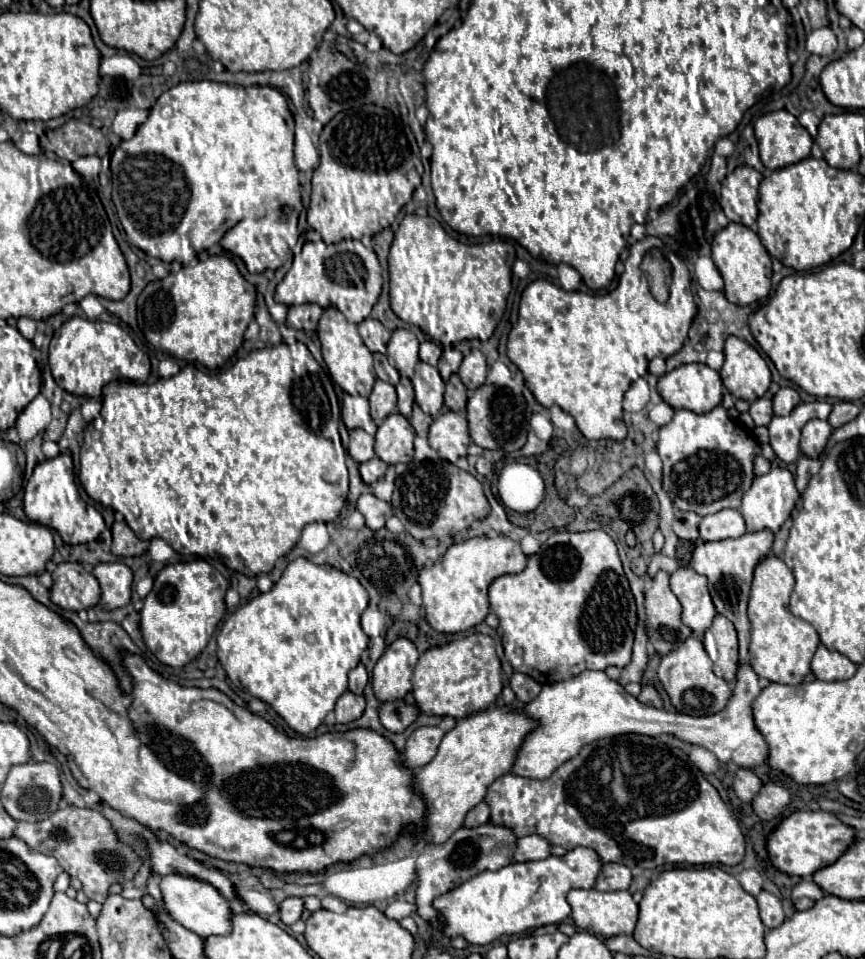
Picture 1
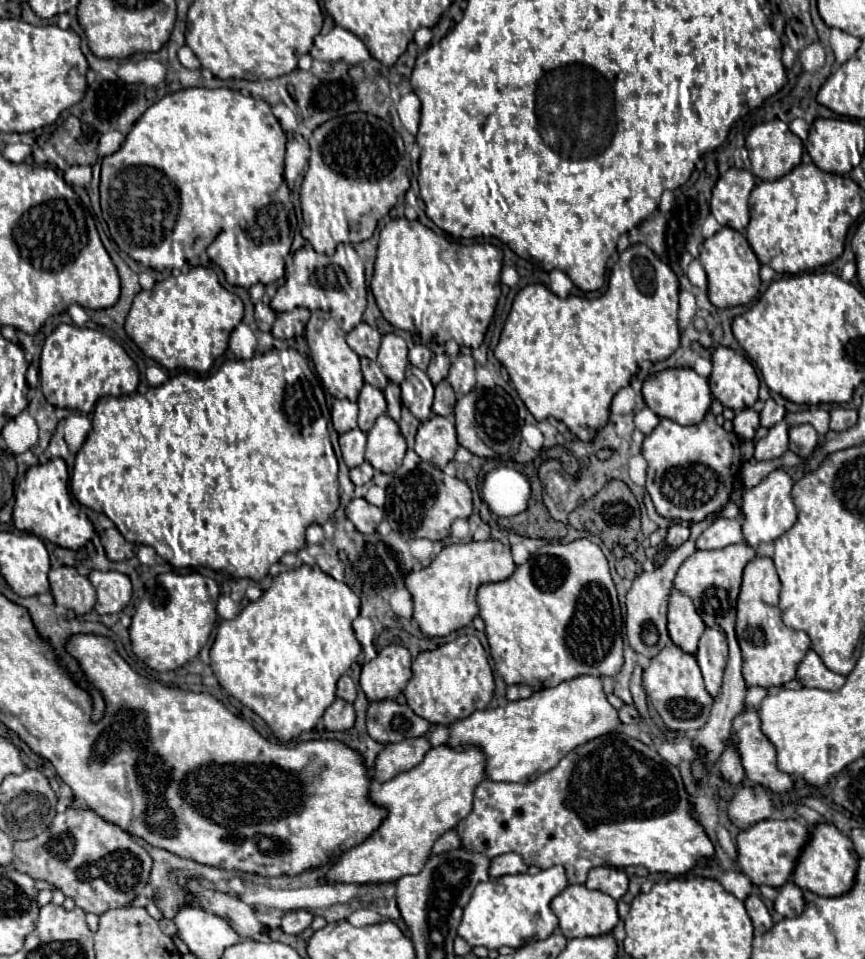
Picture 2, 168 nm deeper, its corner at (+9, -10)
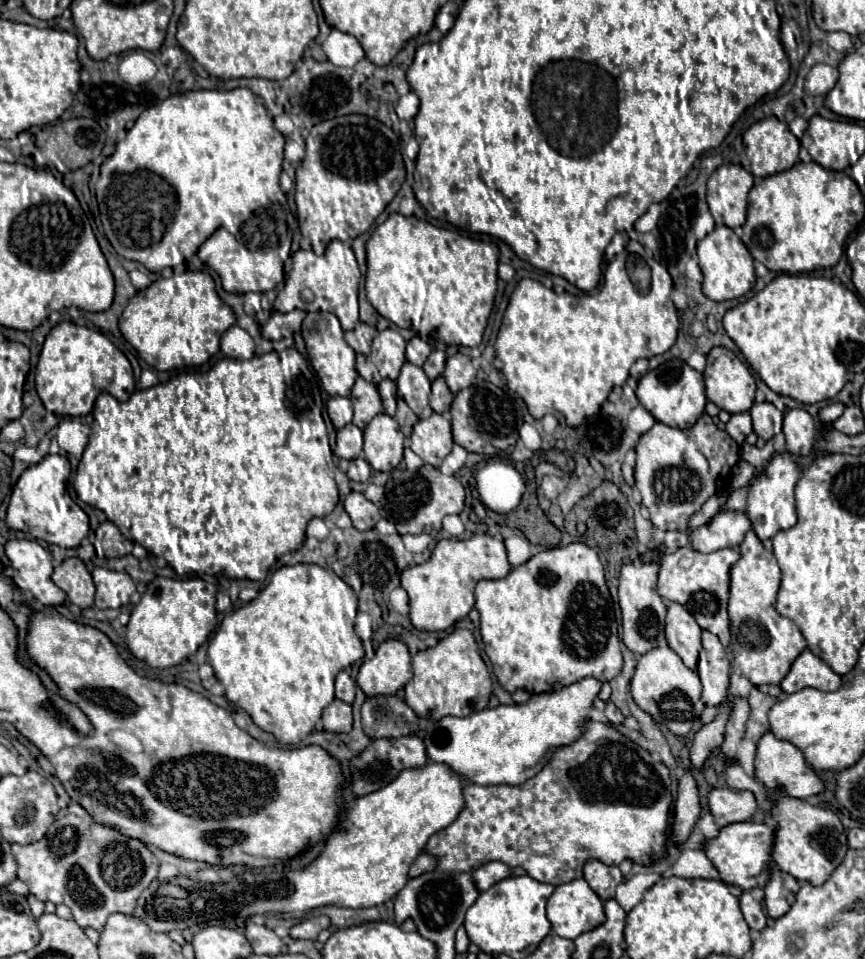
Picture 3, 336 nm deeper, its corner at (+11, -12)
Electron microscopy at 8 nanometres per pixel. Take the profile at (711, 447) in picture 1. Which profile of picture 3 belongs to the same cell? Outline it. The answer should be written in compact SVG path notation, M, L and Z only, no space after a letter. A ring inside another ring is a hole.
M706 413L688 429L654 423L654 427L646 431L636 445L634 467L636 489L642 495L642 505L650 513L650 521L664 531L686 531L688 519L708 501L708 497L718 493L718 485L724 485L730 475L730 467L740 459L738 453L740 447L734 439L726 431L720 431Z

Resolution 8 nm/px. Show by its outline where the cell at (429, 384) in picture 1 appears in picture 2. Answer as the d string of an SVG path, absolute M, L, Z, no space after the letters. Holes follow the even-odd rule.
M410 365L406 369L406 377L400 387L402 387L402 403L412 411L412 415L418 417L420 421L430 419L434 387L428 375L422 369Z

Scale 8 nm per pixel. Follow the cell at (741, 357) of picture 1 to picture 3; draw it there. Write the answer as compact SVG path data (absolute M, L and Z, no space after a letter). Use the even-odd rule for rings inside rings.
M714 347L708 353L708 365L704 369L704 385L706 385L706 397L716 403L720 409L728 413L742 413L748 411L754 403L754 393L756 393L756 383L754 377L748 369L746 363L742 363L730 349L726 347Z

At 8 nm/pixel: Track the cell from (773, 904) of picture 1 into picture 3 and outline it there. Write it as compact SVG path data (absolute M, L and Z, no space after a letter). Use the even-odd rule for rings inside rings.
M744 891L740 897L740 911L750 929L762 931L766 927L766 915L762 911L762 905L756 899L752 899L752 895L748 891Z

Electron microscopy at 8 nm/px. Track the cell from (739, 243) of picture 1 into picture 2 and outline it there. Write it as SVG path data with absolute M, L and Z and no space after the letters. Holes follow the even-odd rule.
M722 227L716 235L706 239L702 245L700 263L708 275L708 297L714 307L728 309L728 307L748 305L756 299L760 291L760 275L758 275L760 261L740 231Z

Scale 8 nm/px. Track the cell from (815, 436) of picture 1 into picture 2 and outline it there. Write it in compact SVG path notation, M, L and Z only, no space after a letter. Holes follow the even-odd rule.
M798 425L790 429L790 451L806 459L818 443L818 433L812 425Z

